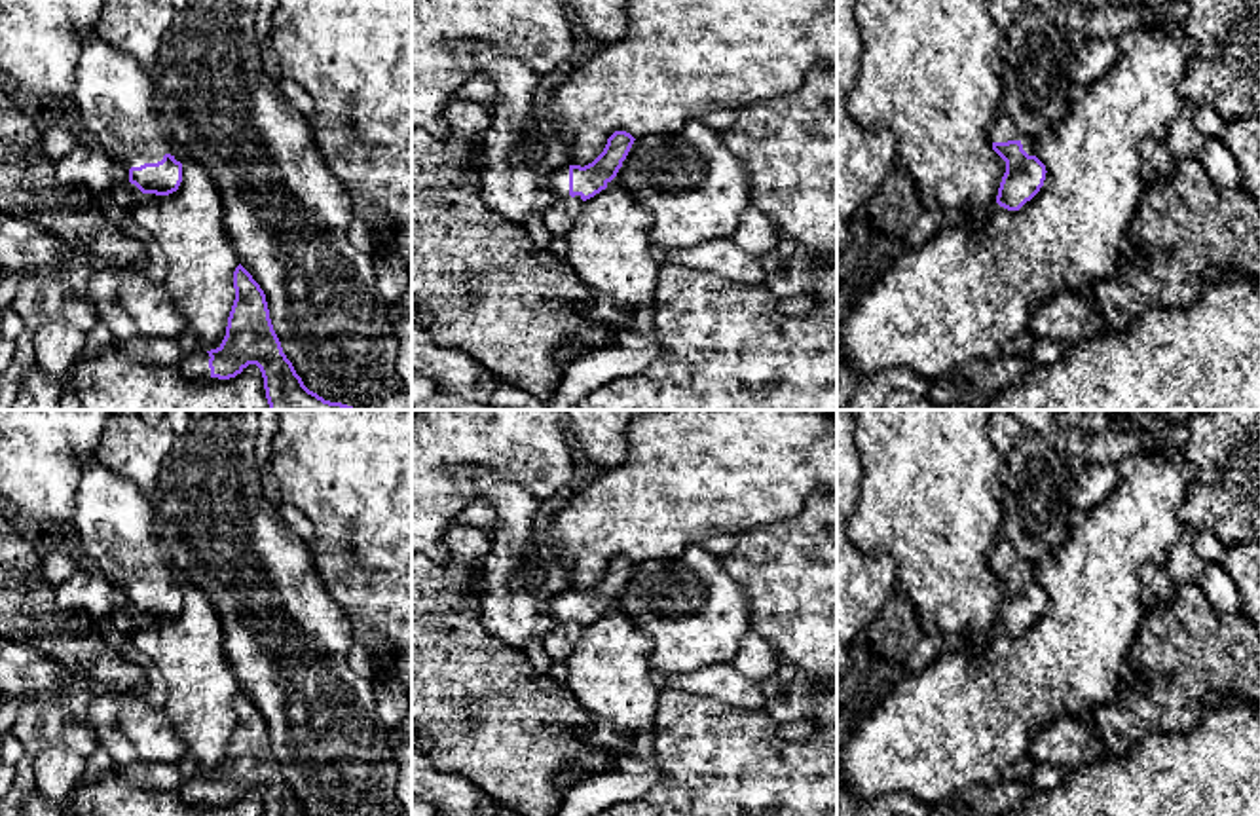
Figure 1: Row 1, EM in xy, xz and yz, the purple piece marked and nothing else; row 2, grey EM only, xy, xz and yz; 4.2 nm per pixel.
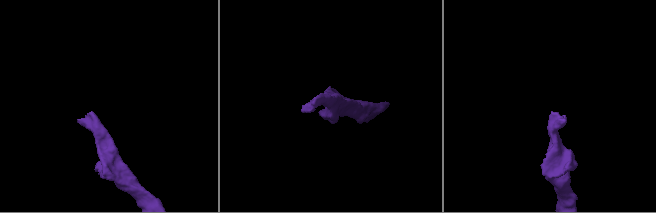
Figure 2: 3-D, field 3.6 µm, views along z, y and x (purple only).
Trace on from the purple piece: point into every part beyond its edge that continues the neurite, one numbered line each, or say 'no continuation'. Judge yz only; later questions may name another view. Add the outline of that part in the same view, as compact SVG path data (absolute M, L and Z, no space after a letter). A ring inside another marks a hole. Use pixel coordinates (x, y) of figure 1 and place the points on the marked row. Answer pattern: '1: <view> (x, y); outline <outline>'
1: yz (1002, 131); outline M998 114L996 123L992 127L992 133L991 133L991 140L992 142L1019 140L1023 144L1023 150L1028 156L1038 158L1038 144L1034 144L1032 140L1021 140L1017 131L1015 131L1015 125L1004 114Z

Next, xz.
1: xz (558, 181); outline M569 165L562 169L547 173L547 182L558 197L571 197L569 195Z

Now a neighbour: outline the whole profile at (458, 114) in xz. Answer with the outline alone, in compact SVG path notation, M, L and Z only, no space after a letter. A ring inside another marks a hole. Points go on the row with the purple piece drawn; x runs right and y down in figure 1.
M457 101L446 104L448 135L412 129L412 300L417 323L435 343L471 355L497 378L524 389L531 399L550 400L565 370L554 355L562 347L579 345L581 353L617 345L617 334L598 325L579 307L588 306L594 288L586 287L550 249L533 243L522 224L491 211L480 194L480 178L472 173L476 146L491 129L490 104Z

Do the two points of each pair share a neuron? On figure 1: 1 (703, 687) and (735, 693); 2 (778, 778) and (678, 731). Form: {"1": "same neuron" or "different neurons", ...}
{"1": "same neuron", "2": "same neuron"}

